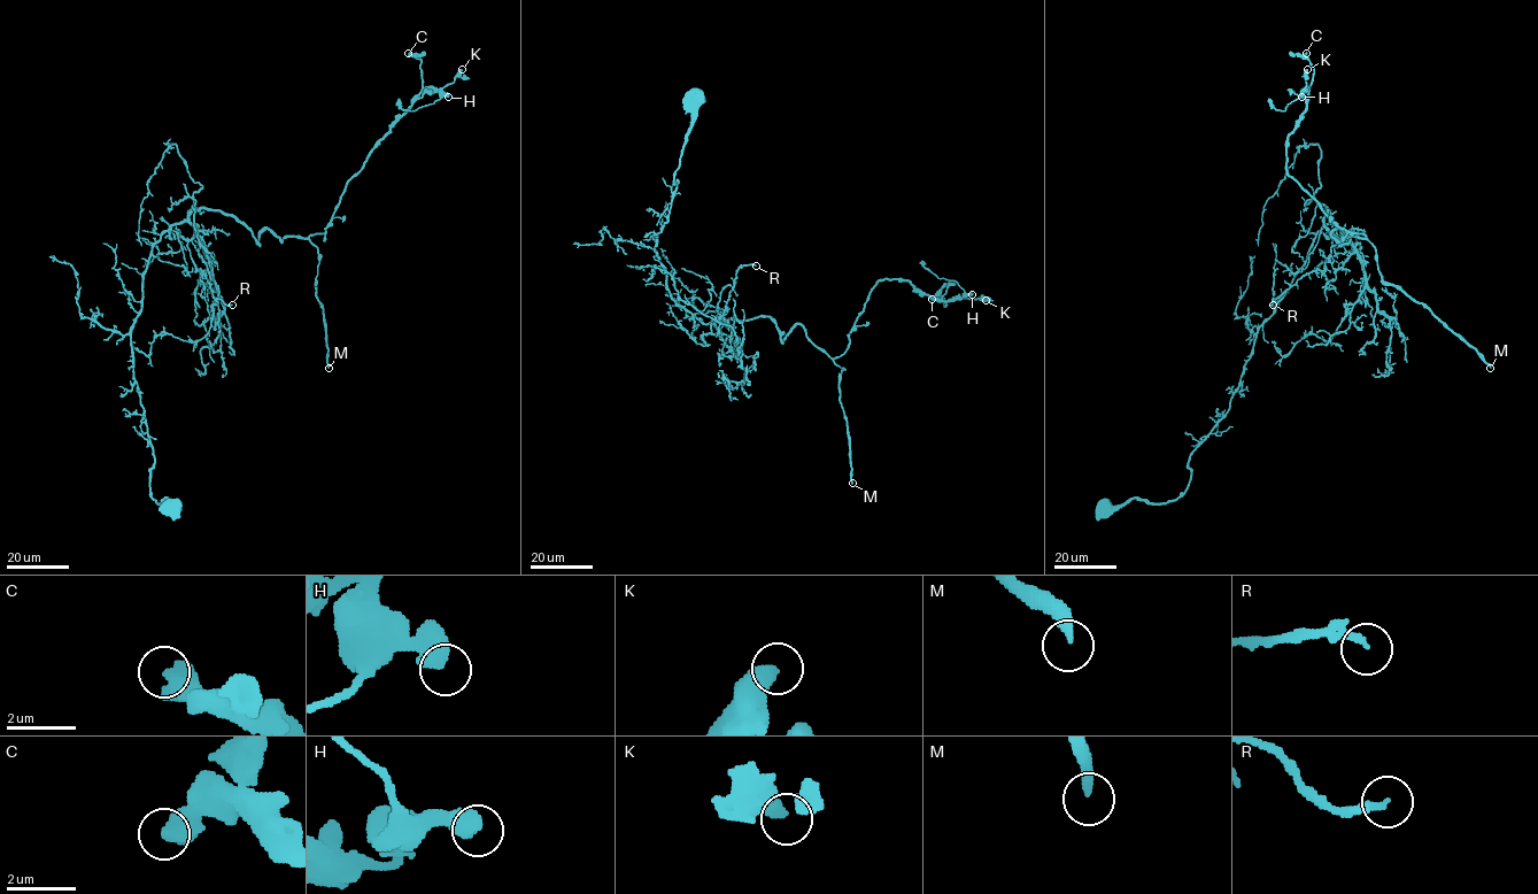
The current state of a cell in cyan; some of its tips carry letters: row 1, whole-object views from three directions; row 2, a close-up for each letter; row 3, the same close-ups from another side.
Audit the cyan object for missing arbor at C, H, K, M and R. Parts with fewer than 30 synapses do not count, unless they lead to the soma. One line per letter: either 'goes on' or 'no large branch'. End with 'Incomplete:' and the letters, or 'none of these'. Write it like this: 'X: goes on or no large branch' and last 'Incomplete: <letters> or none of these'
C: goes on
H: no large branch
K: no large branch
M: goes on
R: no large branch
Incomplete: C, M

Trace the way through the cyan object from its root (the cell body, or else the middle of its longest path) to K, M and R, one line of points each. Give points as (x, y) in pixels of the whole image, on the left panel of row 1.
K: (171, 505), (149, 491), (130, 340), (155, 243), (201, 208), (256, 243), (324, 233), (389, 128), (462, 69)
M: (171, 505), (149, 491), (130, 329), (172, 225), (210, 208), (256, 243), (269, 229), (314, 245), (329, 368)
R: (171, 505), (149, 491), (130, 329), (151, 251), (172, 225), (194, 228), (190, 257), (232, 305)

